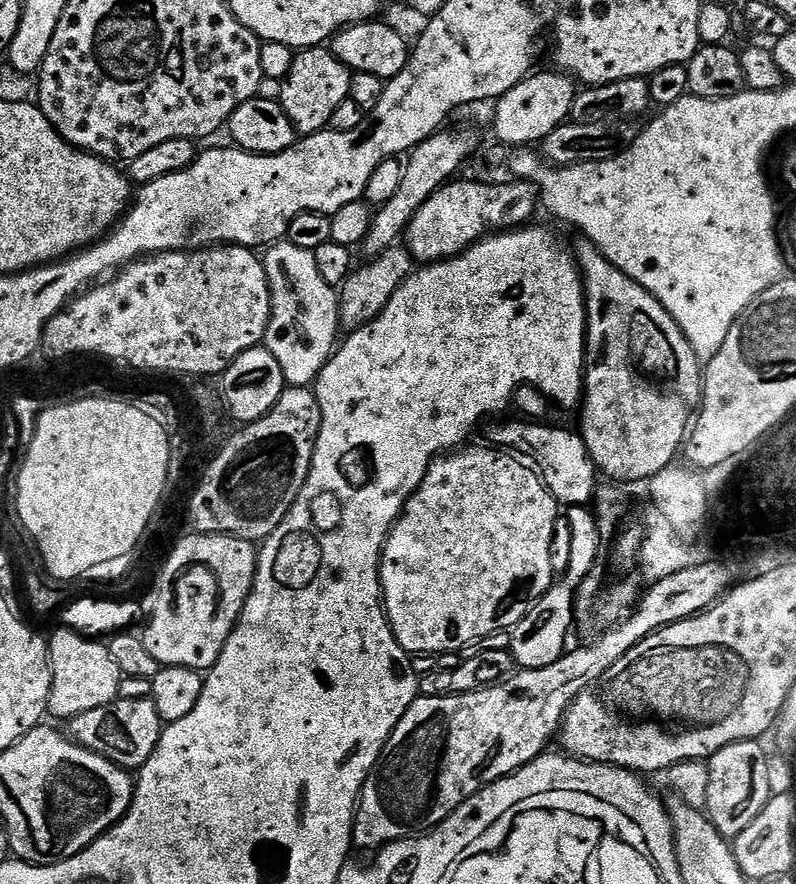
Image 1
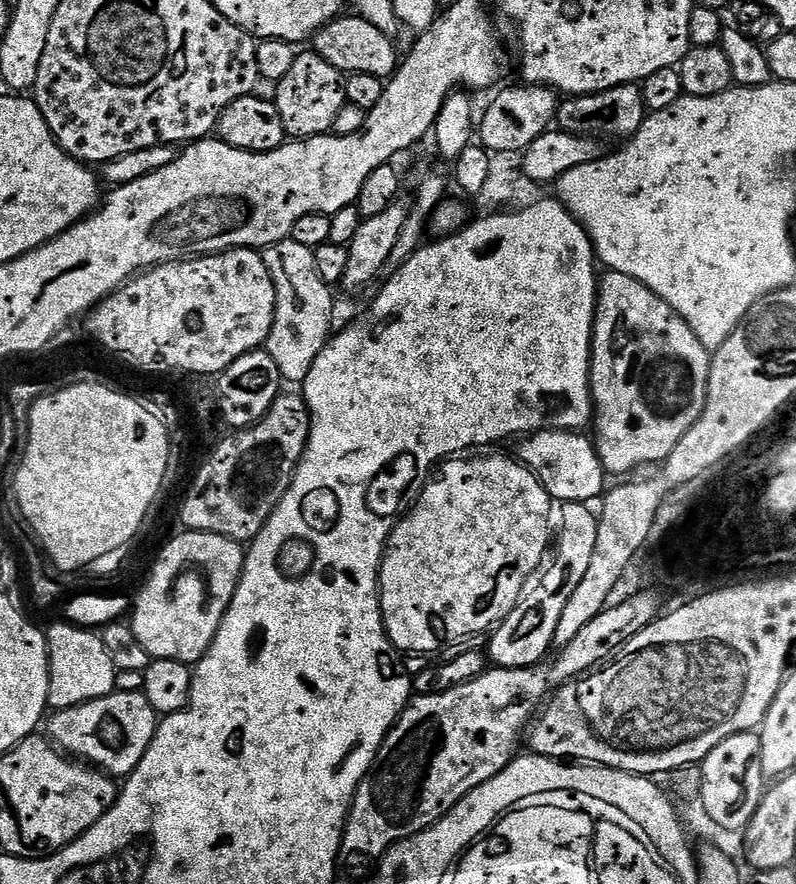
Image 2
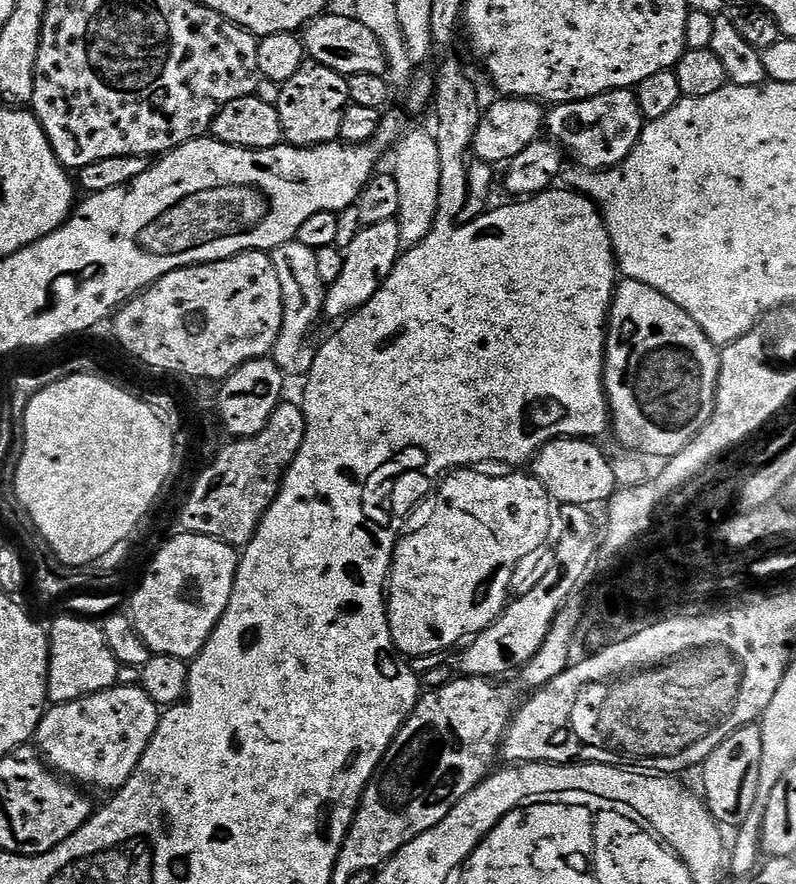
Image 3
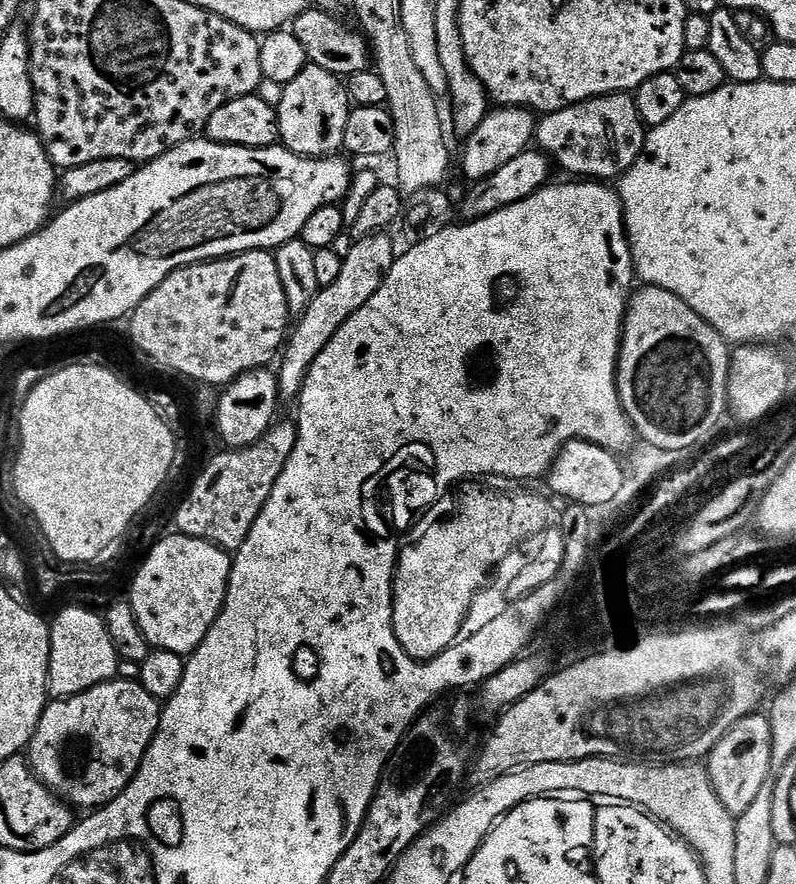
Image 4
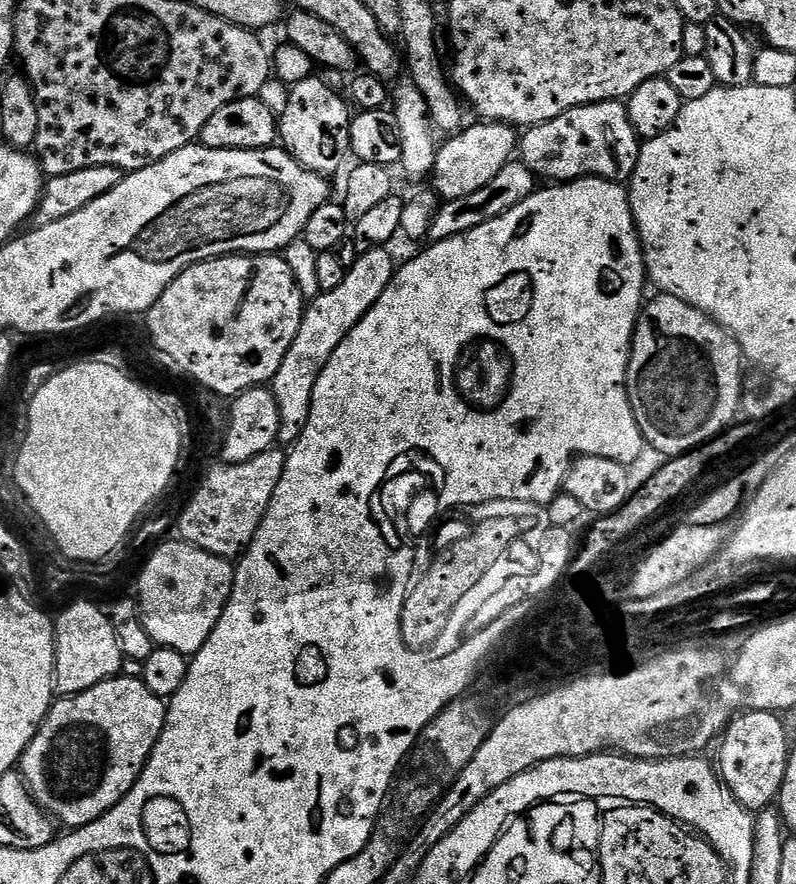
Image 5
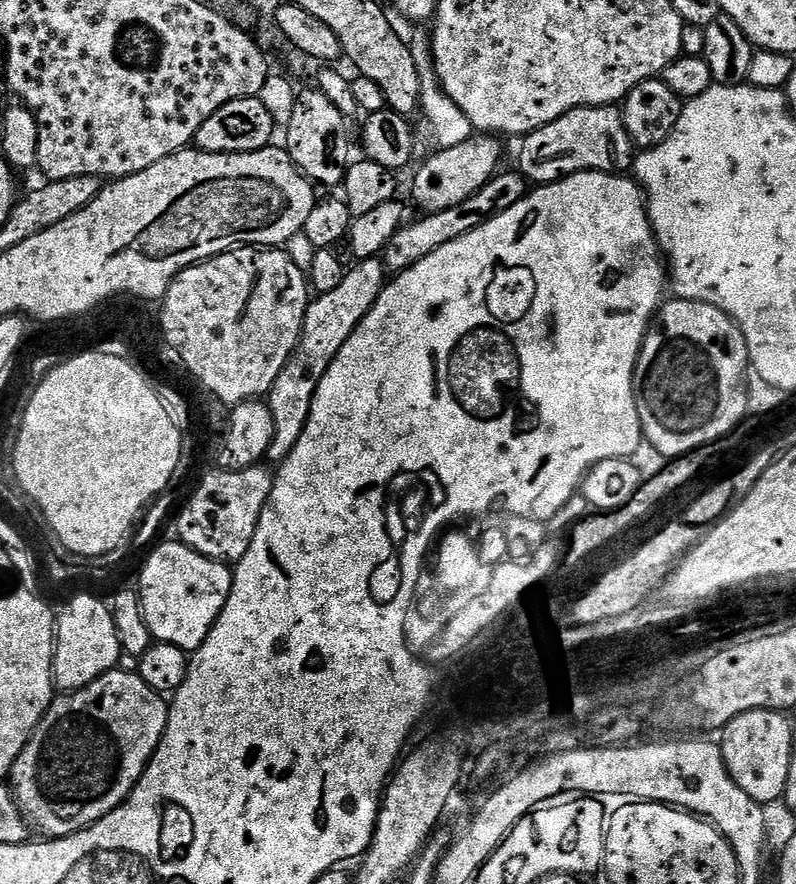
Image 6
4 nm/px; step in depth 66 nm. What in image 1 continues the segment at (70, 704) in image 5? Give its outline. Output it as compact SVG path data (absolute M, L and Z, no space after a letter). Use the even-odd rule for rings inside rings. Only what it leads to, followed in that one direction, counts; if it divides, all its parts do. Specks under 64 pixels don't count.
M136 696L133 700L124 699L117 698L106 706L98 706L98 710L86 710L86 714L78 714L74 719L67 721L66 732L76 743L84 748L89 748L94 754L114 762L120 768L138 770L148 761L150 754L154 754L154 750L158 746L162 731L162 721L151 698L144 697L143 700L142 697Z

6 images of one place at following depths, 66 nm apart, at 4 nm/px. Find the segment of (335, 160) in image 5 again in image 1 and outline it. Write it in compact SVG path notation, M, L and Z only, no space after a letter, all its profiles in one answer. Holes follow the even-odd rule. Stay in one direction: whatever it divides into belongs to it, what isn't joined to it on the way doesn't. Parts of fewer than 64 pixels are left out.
M327 47L306 48L295 53L289 73L280 85L280 105L301 137L323 132L331 125L334 110L346 102L350 94L352 72Z

